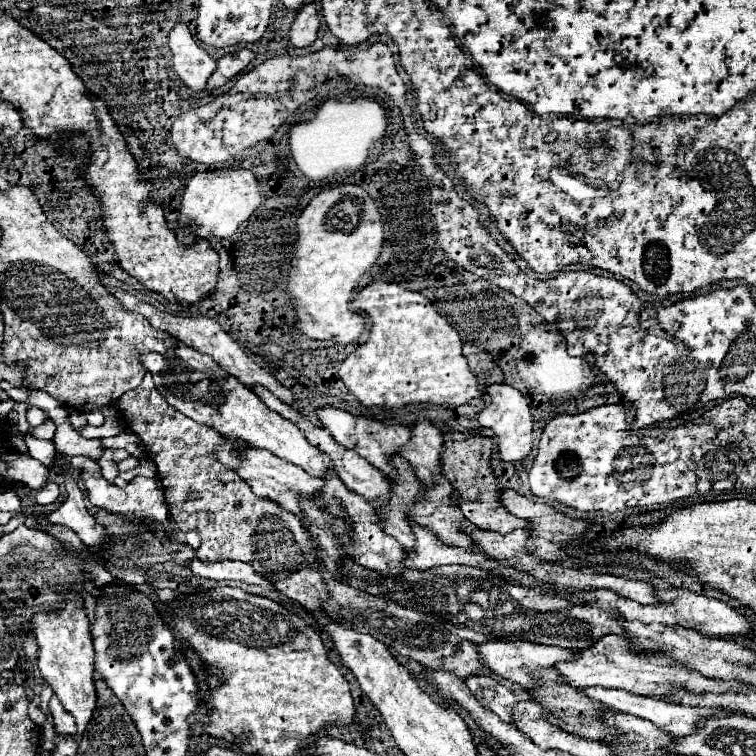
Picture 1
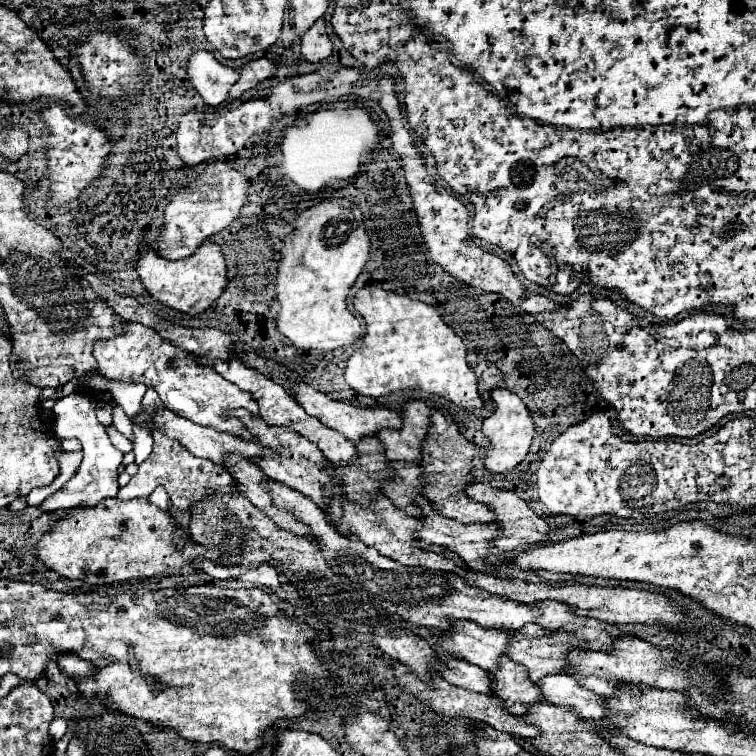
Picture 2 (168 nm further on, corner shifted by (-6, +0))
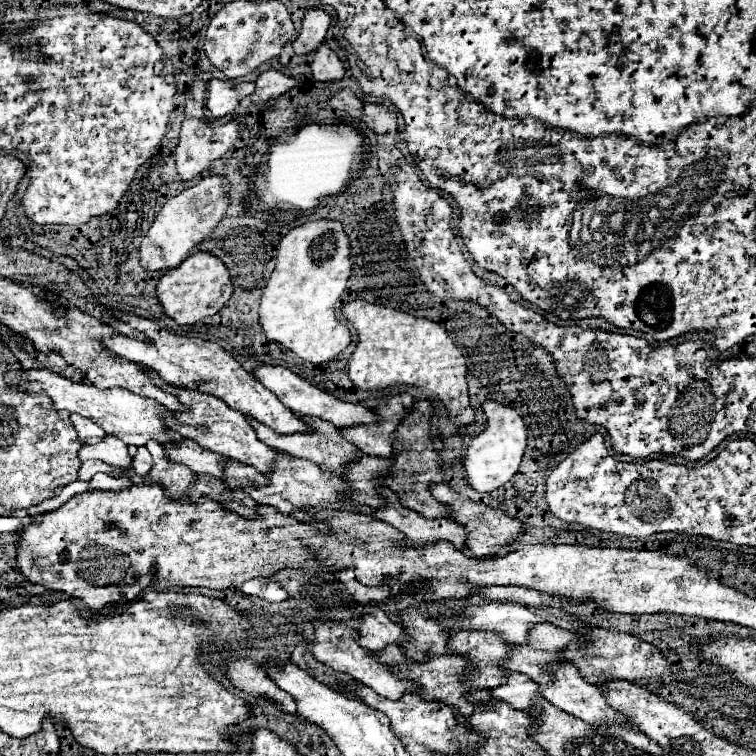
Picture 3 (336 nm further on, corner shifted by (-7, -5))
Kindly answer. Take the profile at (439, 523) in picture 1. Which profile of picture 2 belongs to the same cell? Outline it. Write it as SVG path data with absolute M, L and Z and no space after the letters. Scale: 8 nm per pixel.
M391 462L391 470L395 470L399 482L387 482L387 486L383 486L383 494L393 502L395 508L403 510L409 516L419 518L421 510L411 502L411 498L415 494L421 494L421 470L419 464L411 464L411 462Z

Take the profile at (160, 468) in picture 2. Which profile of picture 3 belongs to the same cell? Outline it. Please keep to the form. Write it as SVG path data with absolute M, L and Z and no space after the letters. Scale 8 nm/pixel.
M158 441L146 443L146 449L150 451L152 461L154 461L152 469L146 475L146 481L160 483L160 487L164 489L164 493L170 499L176 499L176 501L184 499L188 489L196 483L196 473L190 467L182 465L182 463L170 461L166 457L164 445L160 445Z

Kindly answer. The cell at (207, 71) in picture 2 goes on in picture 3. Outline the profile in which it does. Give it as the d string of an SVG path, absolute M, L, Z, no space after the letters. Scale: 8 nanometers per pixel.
M210 79L206 87L206 107L214 117L224 117L234 111L234 107L254 91L254 83L248 81L220 81Z

